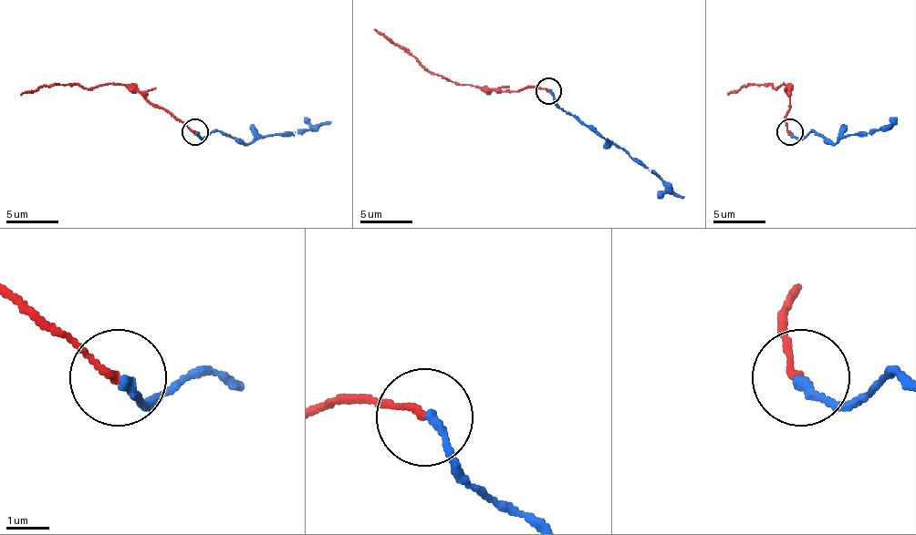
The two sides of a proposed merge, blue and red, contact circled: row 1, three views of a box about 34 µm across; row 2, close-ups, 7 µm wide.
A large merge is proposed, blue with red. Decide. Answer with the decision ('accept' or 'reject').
accept

